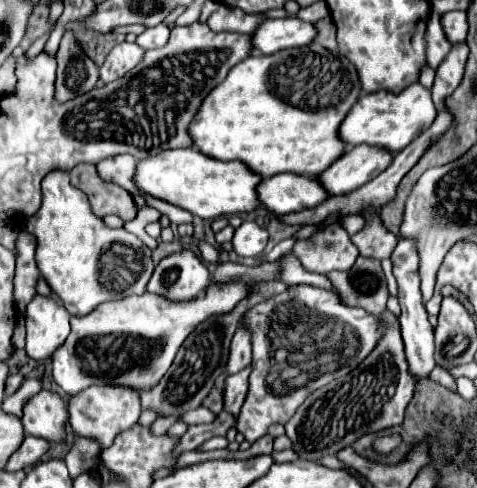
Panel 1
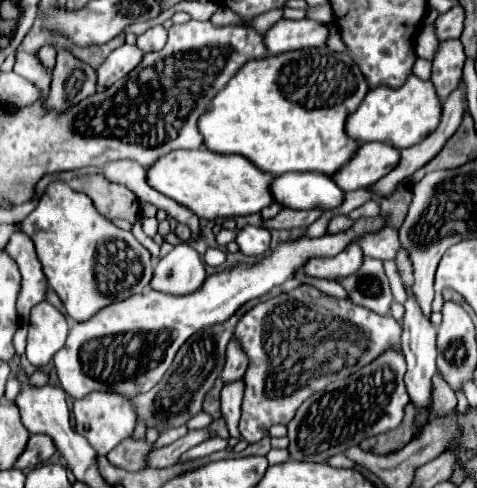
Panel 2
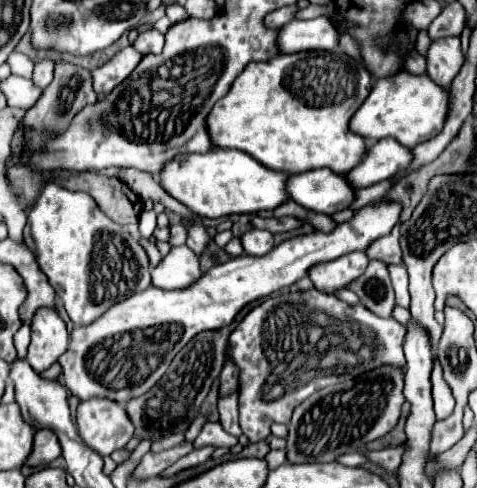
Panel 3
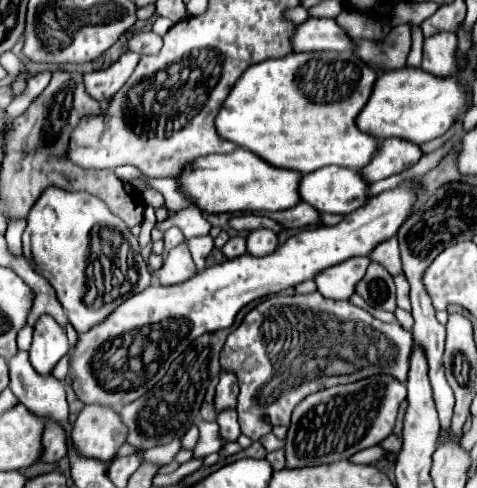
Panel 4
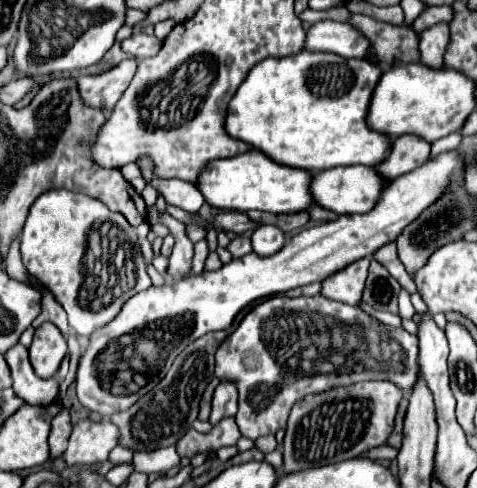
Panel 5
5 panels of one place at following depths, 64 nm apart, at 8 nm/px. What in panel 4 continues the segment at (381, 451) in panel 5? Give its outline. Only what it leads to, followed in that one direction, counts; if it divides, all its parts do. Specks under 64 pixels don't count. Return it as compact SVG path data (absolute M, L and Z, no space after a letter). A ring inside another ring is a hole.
M372 446L368 450L360 450L356 456L350 456L350 462L354 462L354 464L374 464L374 462L382 460L382 454L386 454L382 448Z

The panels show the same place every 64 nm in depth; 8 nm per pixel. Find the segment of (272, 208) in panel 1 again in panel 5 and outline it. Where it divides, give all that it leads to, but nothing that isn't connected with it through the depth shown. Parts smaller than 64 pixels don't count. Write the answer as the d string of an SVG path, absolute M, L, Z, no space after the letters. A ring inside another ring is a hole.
M344 166L328 168L328 172L316 172L310 180L310 194L314 204L332 210L336 214L356 214L368 212L378 202L384 186L384 178L370 166Z

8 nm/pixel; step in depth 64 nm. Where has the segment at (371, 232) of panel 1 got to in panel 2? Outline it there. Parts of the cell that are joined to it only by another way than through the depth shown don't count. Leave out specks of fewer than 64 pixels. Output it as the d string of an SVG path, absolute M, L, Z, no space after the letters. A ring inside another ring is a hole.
M372 199L363 206L353 210L348 217L358 219L361 217L374 217L380 213L380 202L378 199ZM384 228L384 232L376 232L376 236L364 236L364 240L360 240L360 248L364 256L392 260L400 248L398 232L394 232L394 228Z

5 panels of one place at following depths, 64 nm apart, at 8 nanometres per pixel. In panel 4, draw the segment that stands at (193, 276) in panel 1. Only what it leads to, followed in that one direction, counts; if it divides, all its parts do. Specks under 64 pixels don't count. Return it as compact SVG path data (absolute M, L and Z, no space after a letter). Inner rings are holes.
M184 242L168 252L168 256L164 258L164 264L154 272L154 278L162 286L172 286L172 284L182 284L184 280L192 278L194 274L196 274L196 266Z

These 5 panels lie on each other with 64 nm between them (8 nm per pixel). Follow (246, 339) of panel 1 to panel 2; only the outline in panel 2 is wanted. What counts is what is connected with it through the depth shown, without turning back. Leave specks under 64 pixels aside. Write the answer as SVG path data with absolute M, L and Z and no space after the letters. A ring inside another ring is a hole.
M232 338L228 344L228 352L226 352L226 366L222 370L222 380L228 384L232 380L242 378L246 368L248 368L248 356L246 356L240 340Z

